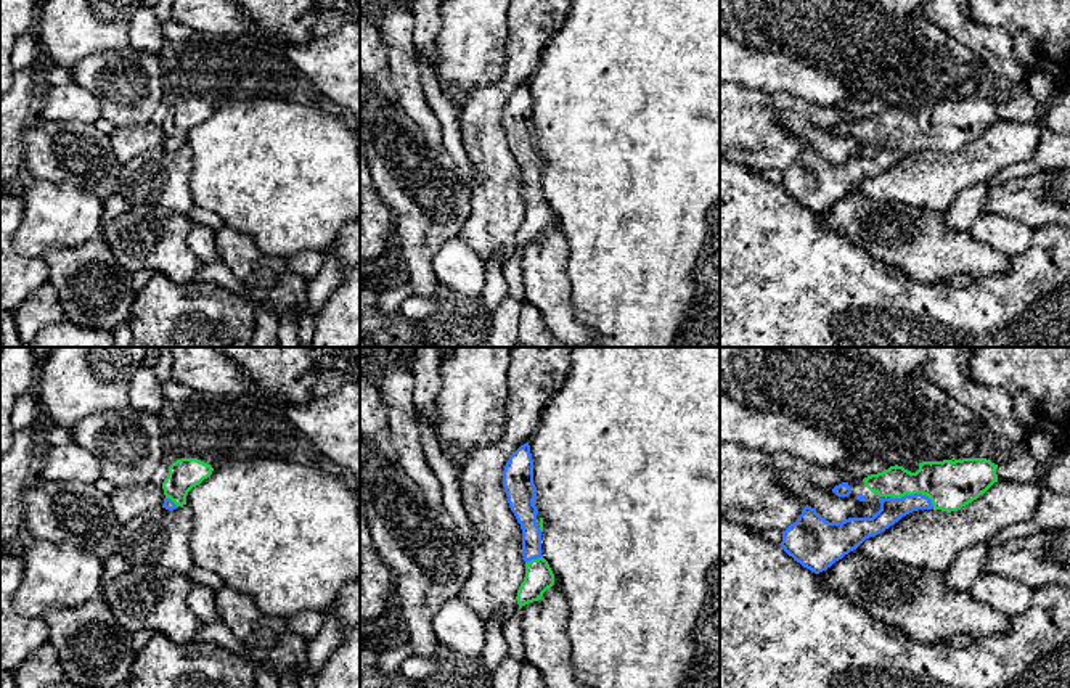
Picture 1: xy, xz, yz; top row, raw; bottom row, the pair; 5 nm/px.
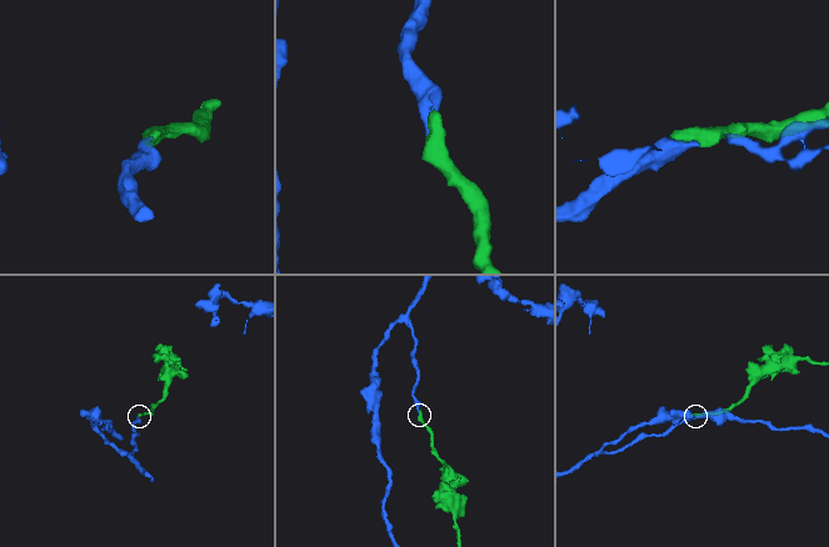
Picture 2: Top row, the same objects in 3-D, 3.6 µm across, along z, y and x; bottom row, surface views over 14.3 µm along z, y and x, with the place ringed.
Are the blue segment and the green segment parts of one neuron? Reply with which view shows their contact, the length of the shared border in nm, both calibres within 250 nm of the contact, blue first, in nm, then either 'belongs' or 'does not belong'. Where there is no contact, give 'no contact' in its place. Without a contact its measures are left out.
yz | 220 nm | 120/240 nm | belongs

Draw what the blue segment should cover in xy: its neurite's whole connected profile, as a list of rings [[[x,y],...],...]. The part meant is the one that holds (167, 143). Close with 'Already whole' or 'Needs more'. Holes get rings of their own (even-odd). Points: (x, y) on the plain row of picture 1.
[[[182,98],[169,106],[169,114],[162,122],[165,149],[186,145],[188,132],[212,114],[214,108],[198,98]]]. Needs more

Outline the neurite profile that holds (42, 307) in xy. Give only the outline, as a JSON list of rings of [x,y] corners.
[[[48,281],[27,294],[11,315],[27,347],[43,328],[66,320],[59,296]]]

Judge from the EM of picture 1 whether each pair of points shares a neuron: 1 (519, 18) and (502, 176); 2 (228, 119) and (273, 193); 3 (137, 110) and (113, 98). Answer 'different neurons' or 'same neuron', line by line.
1: same neuron
2: same neuron
3: same neuron

